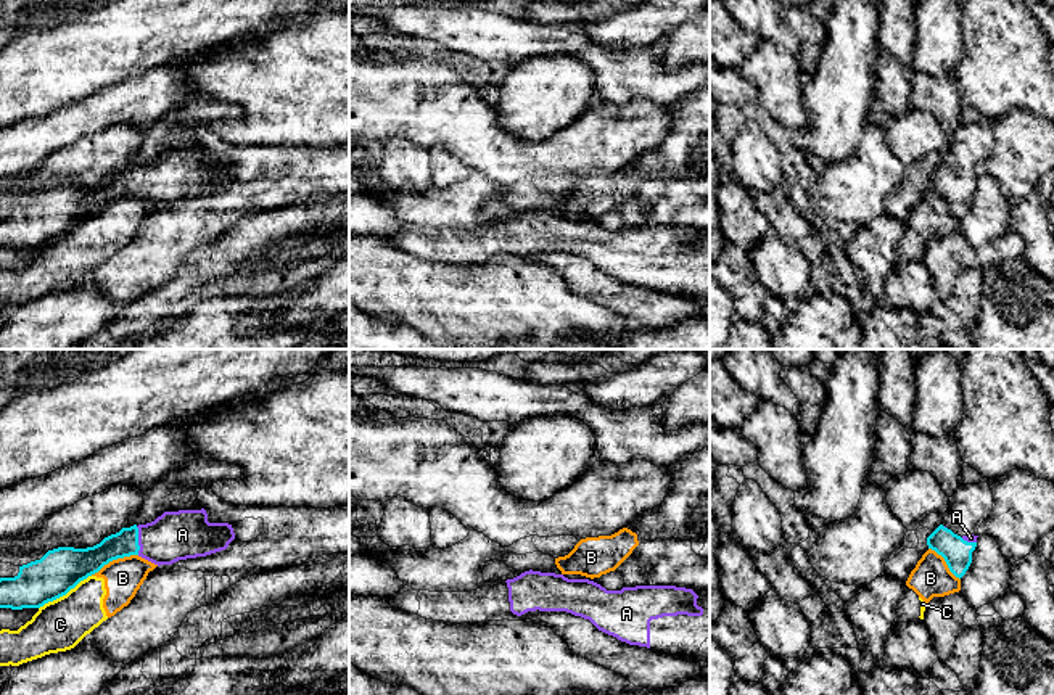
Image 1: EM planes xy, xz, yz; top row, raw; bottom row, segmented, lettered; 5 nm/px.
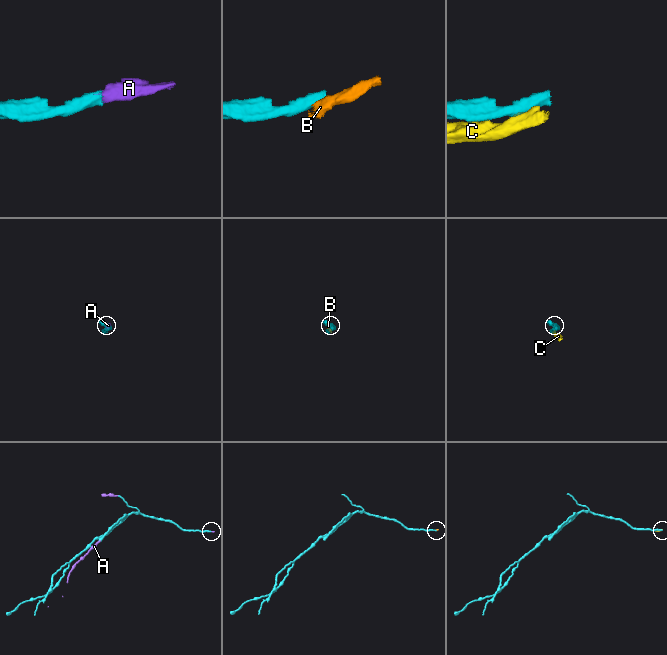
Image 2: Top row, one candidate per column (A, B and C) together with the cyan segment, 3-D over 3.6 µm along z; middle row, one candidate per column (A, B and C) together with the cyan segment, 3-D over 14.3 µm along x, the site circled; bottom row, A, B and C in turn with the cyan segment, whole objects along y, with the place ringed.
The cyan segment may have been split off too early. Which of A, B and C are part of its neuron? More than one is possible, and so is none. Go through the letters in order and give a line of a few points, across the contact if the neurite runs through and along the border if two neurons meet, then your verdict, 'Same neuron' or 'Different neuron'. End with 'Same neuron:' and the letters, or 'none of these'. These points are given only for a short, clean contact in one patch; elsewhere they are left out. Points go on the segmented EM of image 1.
A: Same neuron
B: Line: xy (137, 554), (113, 559), (90, 575). Different neuron
C: Line: xy (90, 575), (39, 608). Different neuron
Same neuron: A

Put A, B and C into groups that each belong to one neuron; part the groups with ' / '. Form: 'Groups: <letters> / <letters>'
Groups: A / B C

